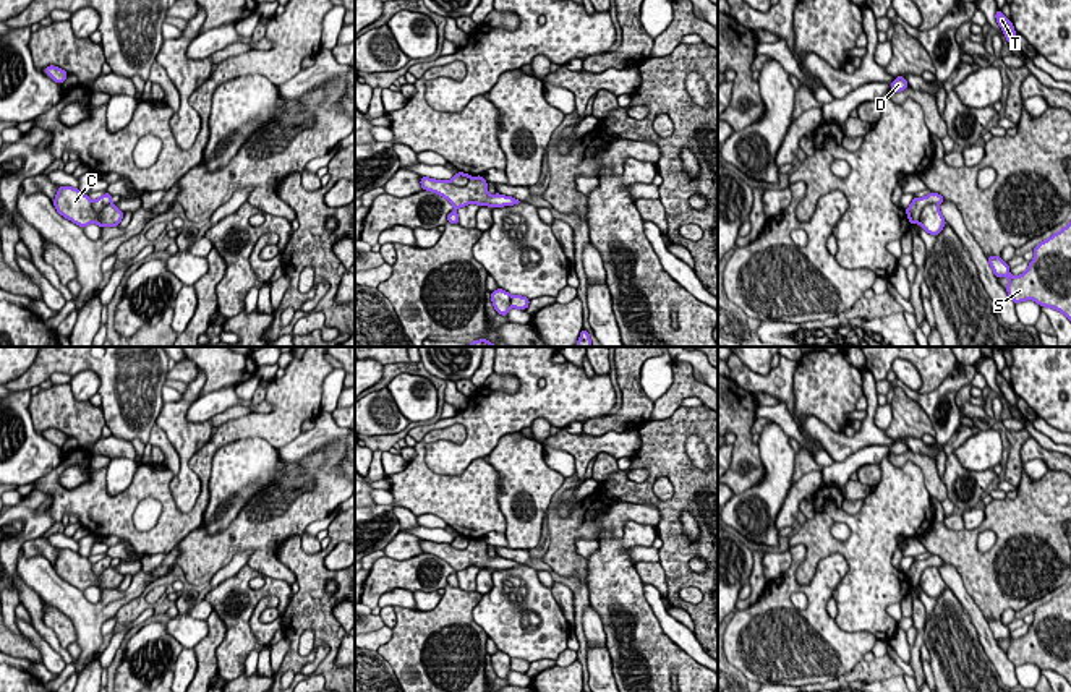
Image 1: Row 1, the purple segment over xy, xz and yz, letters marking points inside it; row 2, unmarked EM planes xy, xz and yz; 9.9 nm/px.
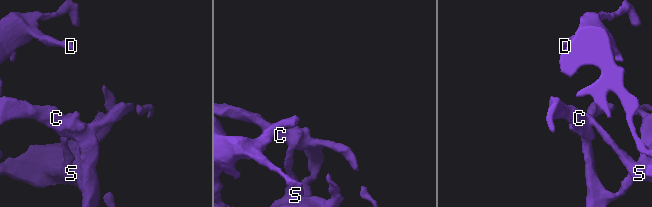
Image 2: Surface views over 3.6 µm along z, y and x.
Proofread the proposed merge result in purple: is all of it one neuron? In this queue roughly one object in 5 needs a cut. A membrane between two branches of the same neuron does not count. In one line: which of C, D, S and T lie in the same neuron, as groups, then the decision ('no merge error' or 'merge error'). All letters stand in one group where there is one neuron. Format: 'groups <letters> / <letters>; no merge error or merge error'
groups C D S T; no merge error

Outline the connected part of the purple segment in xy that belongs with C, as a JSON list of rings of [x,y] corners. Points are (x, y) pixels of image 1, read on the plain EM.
[[[60,549],[52,564],[57,575],[81,592],[89,587],[102,590],[117,590],[123,575],[112,566],[112,557],[105,556],[96,564],[73,549]]]

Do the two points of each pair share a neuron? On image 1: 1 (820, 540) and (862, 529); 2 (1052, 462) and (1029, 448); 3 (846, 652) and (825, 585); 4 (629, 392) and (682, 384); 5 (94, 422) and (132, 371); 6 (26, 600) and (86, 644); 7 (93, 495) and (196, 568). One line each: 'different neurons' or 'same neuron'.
1: same neuron
2: same neuron
3: same neuron
4: same neuron
5: different neurons
6: different neurons
7: different neurons

